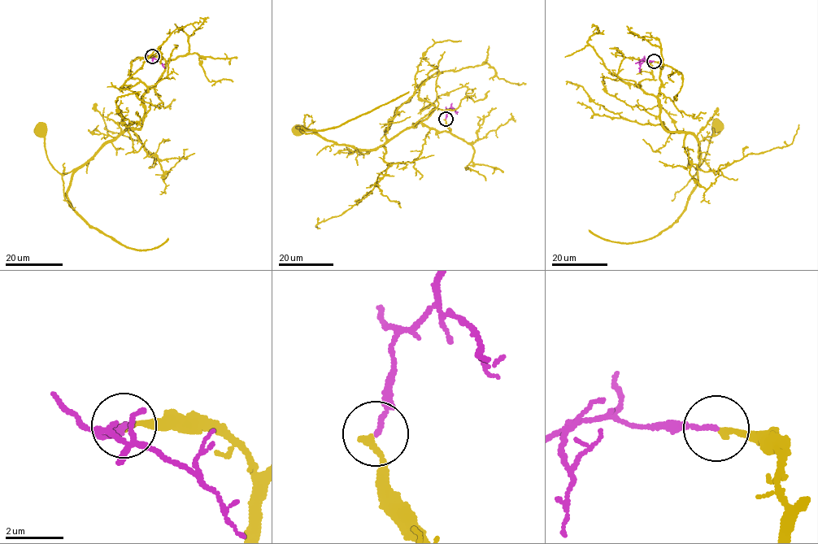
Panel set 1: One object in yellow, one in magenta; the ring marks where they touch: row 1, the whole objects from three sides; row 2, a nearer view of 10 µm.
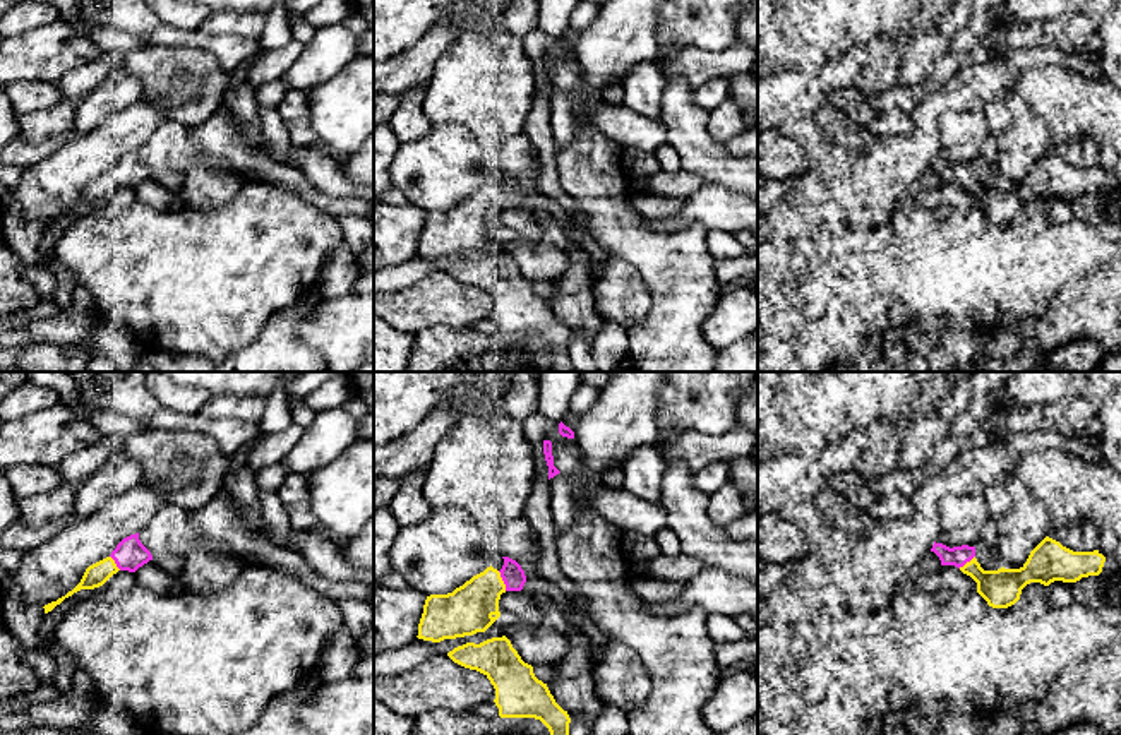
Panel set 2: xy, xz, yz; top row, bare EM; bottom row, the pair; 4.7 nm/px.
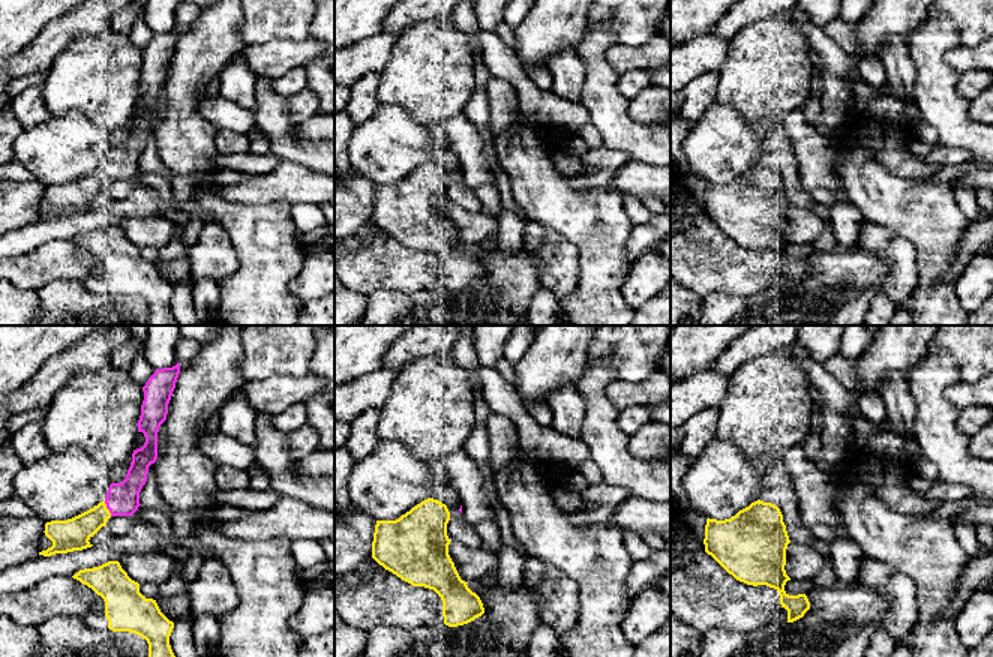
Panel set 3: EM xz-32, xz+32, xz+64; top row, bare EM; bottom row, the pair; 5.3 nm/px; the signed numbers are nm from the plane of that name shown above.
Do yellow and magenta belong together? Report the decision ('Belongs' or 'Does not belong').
Belongs

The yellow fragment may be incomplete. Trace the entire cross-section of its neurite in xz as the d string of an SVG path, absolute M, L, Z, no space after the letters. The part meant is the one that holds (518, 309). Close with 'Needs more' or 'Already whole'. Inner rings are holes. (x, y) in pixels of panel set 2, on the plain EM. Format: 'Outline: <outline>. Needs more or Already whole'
Outline: M506 252L480 260L466 259L447 272L490 296L501 334L540 336L550 348L552 372L576 372L569 358L567 327L555 319L547 300L535 293L533 283L521 276Z. Already whole

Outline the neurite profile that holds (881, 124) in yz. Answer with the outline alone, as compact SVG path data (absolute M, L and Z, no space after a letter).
M902 110L874 111L869 123L866 125L867 132L872 137L905 134L910 130L910 127L910 113L905 113Z

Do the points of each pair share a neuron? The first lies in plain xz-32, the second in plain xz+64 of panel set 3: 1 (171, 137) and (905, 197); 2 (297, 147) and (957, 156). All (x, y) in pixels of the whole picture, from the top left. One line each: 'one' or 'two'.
1: one
2: two

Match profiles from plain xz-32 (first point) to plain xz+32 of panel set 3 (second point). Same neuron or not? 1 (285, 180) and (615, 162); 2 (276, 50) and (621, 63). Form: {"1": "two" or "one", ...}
{"1": "two", "2": "one"}

